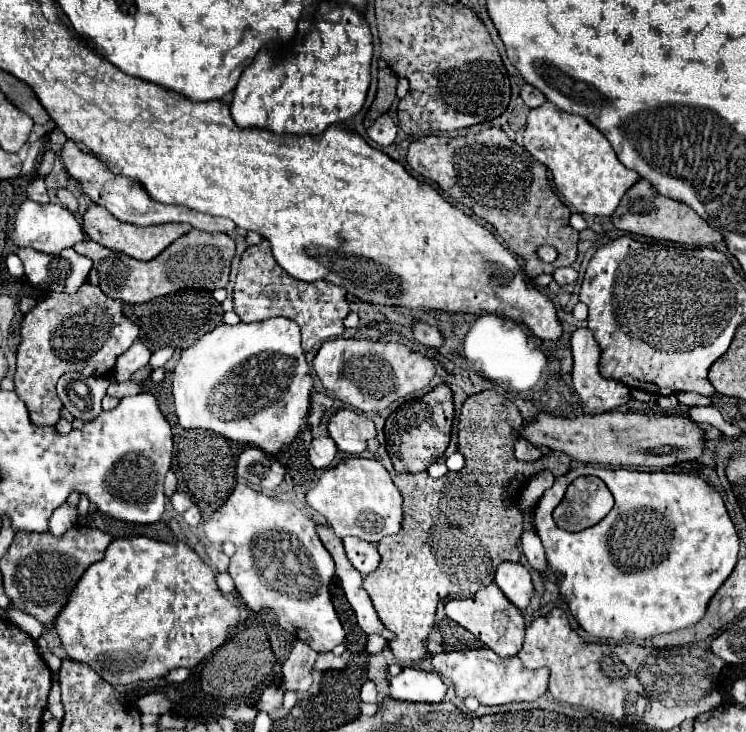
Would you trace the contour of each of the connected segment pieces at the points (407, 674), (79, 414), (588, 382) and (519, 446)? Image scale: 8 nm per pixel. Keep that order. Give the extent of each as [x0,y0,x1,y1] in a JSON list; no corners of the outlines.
[[390,666,446,702],[58,374,112,422],[570,328,630,414],[514,440,542,462]]

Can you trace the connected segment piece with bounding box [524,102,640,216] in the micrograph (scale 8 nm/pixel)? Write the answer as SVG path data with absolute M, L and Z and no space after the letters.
M550 102L530 110L524 130L524 148L552 172L558 196L580 214L612 216L624 192L640 178L620 164L608 140L596 128L576 114L556 110Z

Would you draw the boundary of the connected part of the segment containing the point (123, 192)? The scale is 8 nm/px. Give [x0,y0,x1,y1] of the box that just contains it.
[62,140,236,234]

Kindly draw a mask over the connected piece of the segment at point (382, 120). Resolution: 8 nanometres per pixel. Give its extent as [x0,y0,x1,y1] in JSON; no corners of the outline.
[368,114,398,146]

